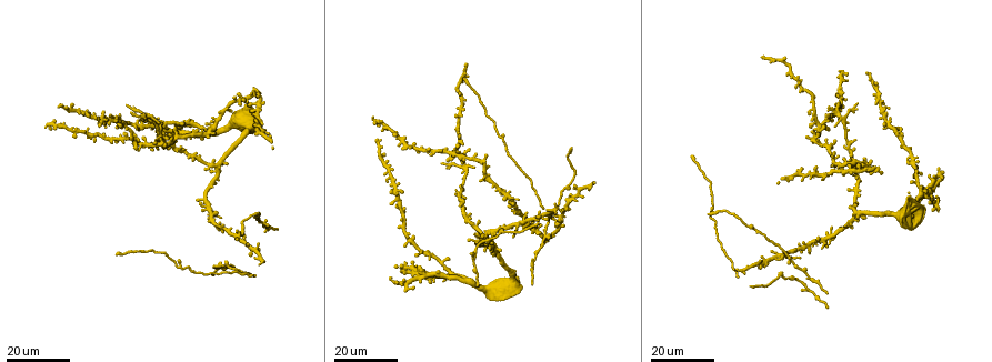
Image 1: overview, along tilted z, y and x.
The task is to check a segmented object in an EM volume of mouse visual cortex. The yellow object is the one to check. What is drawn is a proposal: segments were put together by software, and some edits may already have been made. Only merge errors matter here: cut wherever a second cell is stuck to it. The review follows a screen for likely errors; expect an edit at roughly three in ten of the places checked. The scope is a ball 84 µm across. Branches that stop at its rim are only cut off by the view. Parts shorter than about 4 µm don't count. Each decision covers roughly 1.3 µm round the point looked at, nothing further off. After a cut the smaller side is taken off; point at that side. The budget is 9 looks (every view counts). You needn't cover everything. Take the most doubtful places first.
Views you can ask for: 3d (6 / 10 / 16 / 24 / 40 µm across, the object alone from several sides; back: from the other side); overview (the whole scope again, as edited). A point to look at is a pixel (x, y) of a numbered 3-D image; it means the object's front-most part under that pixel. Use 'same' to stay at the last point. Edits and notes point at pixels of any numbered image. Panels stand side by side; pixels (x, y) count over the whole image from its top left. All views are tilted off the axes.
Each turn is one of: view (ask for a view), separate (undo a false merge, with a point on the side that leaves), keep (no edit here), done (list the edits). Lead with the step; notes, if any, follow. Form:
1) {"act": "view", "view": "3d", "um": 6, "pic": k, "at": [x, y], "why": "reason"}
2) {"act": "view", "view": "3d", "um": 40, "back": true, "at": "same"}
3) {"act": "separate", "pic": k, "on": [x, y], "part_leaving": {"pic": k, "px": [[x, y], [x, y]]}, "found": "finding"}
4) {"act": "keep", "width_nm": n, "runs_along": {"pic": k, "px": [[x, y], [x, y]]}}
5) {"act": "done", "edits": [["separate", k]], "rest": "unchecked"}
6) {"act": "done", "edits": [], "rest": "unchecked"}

{"act": "view", "view": "3d", "um": 24, "pic": 1, "at": [540, 214], "why": "four arms meet"}

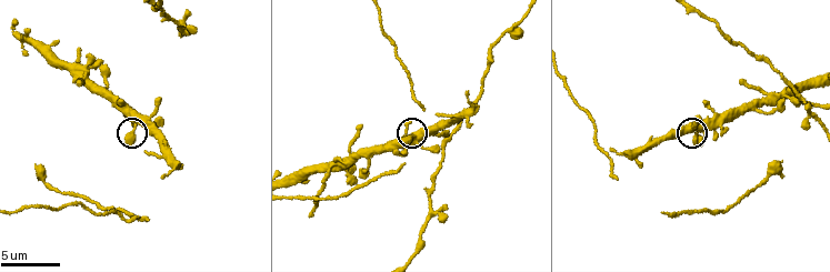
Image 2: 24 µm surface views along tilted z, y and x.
{"act": "view", "view": "3d", "um": 10, "pic": 2, "at": [135, 125], "why": "closer look"}

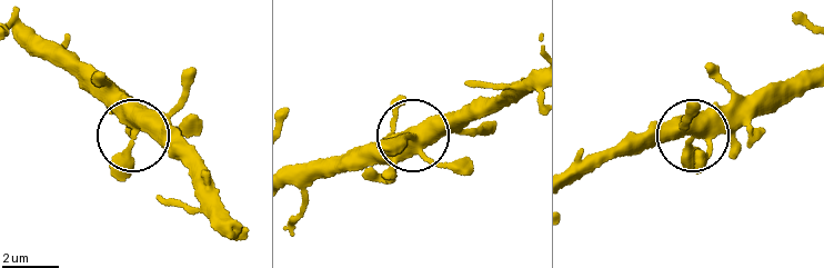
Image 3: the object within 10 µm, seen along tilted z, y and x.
{"act": "keep", "arms": 4, "found": "one cell here"}

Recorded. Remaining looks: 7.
{"act": "view", "view": "3d", "um": 16, "pic": 2, "at": [366, 157], "why": "two arms in line, one across"}

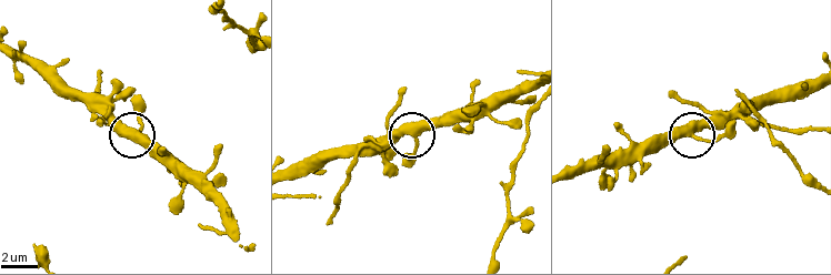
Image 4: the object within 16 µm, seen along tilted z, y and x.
{"act": "view", "view": "3d", "um": 6, "pic": 4, "at": [416, 134]}

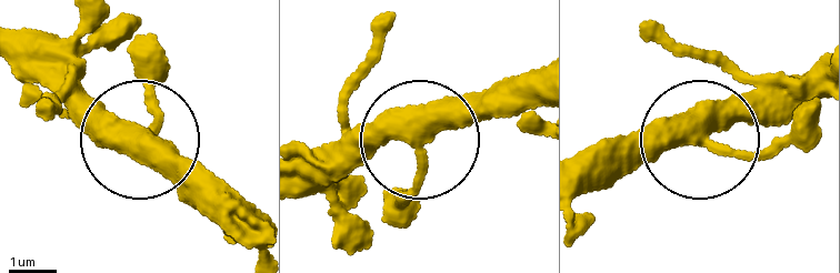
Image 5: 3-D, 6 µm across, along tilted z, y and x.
{"act": "keep", "width_nm": 380, "runs_along": {"pic": 5, "px": [[298, 174], [320, 177], [412, 133], [423, 155], [401, 228]]}, "found": "all the same cell"}

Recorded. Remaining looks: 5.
{"act": "view", "view": "3d", "um": 10, "pic": 2, "at": [327, 172]}

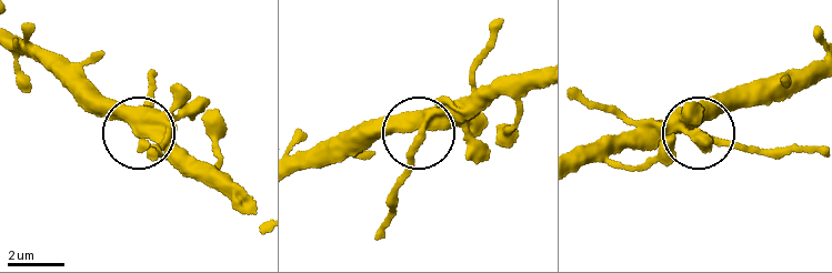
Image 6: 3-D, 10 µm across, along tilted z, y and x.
{"act": "keep", "width_nm": 360, "found": "continuous, no second cell"}

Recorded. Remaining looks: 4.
{"act": "view", "view": "3d", "um": 24, "pic": 1, "at": [461, 166], "why": "thin arm on a thick one"}

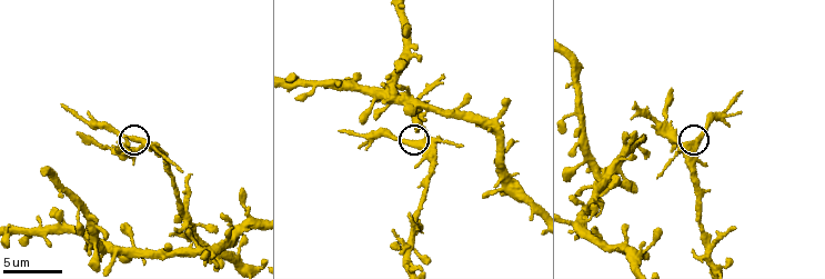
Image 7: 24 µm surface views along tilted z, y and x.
{"act": "view", "view": "3d", "um": 6, "pic": 7, "at": [693, 145]}

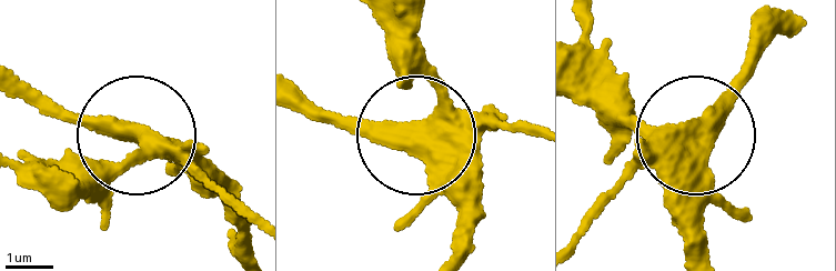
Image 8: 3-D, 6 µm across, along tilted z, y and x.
{"act": "separate", "pic": 8, "on": [96, 126], "width_nm": 380, "part_leaving": {"pic": 8, "px": [[160, 144], [52, 121], [14, 89]]}, "found": "a second cell is stuck on"}

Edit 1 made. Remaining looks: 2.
{"act": "done", "edits": [["separate", 8]], "rest": "unchecked"}

